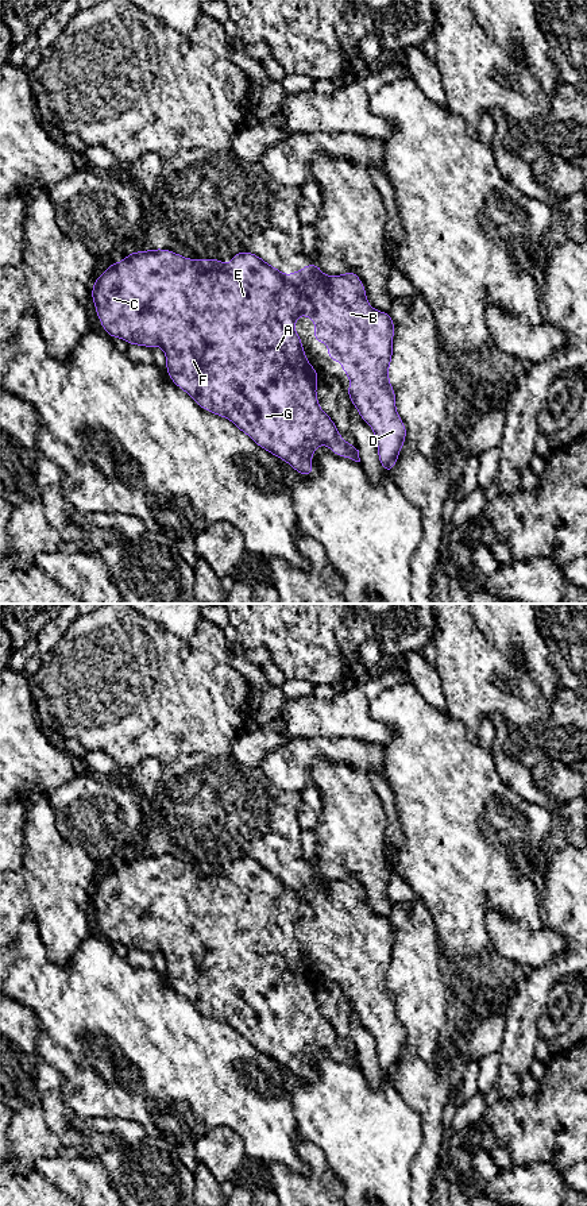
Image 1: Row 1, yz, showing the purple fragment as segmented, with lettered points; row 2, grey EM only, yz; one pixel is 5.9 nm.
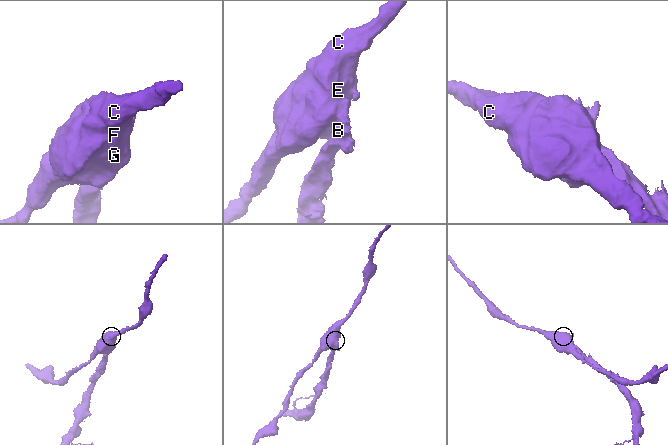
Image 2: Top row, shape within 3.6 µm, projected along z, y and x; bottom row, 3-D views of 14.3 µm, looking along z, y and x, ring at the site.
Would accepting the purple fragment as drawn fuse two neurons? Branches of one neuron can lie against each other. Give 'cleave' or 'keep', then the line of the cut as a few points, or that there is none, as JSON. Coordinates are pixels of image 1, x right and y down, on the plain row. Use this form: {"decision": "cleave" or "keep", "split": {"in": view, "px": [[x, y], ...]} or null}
{"decision": "cleave", "split": {"in": "yz", "px": [[269, 871], [313, 905], [309, 921]]}}

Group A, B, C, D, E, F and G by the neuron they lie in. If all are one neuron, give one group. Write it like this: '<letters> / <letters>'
A C E F G / B D

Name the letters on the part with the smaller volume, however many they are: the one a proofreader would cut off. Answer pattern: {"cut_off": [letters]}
{"cut_off": ["B", "D"]}

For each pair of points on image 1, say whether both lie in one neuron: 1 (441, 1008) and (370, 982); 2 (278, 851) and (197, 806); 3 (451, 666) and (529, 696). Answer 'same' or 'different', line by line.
1: different
2: same
3: same

